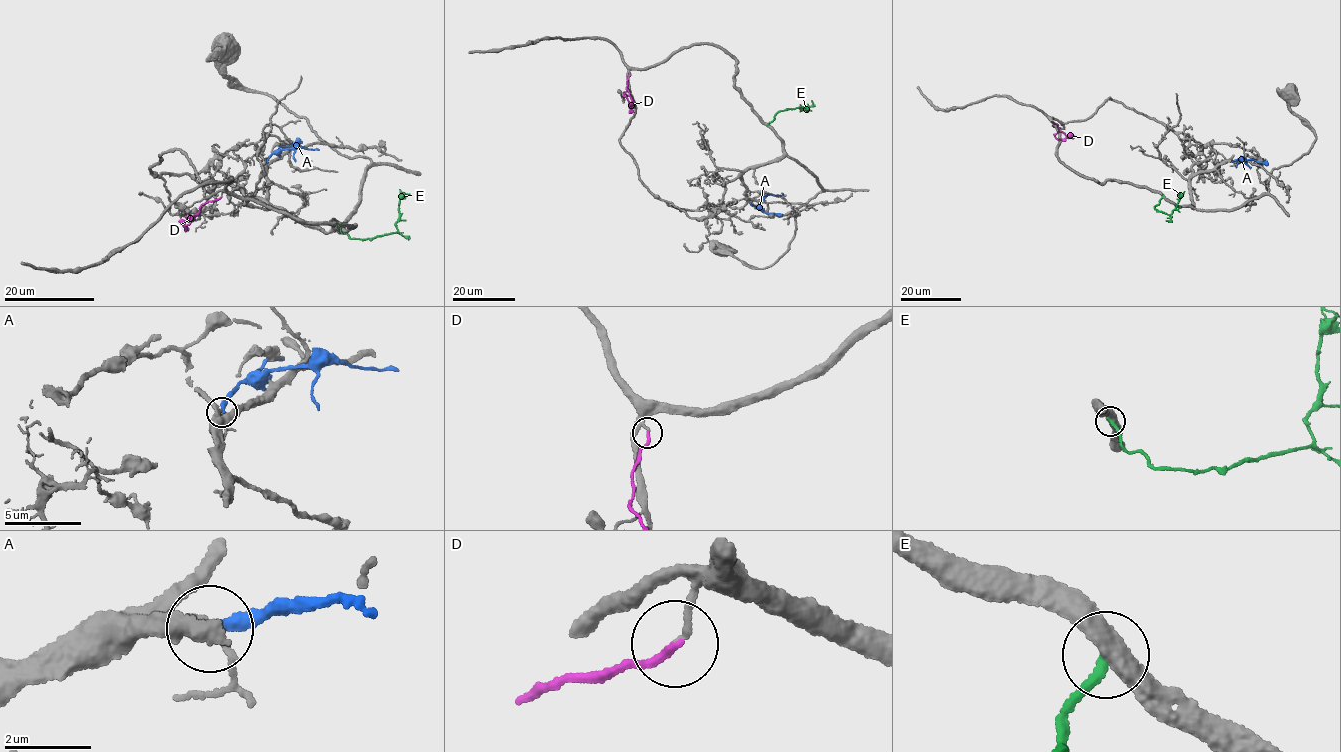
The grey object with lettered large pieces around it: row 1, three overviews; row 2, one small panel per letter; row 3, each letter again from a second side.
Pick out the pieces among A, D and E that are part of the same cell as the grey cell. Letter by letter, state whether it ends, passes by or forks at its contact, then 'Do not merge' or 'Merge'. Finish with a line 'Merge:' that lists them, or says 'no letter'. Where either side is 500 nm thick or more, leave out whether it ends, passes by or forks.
A: It ends there. Do not merge
D: It ends there. Merge
E: It ends there. Do not merge
Merge: D

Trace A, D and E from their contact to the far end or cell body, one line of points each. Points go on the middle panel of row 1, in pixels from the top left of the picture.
A: (750, 203), (760, 206), (768, 195), (783, 195)
D: (629, 73), (628, 95), (623, 94), (631, 113)
E: (767, 125), (779, 111), (803, 106), (804, 110), (801, 109), (806, 107)

